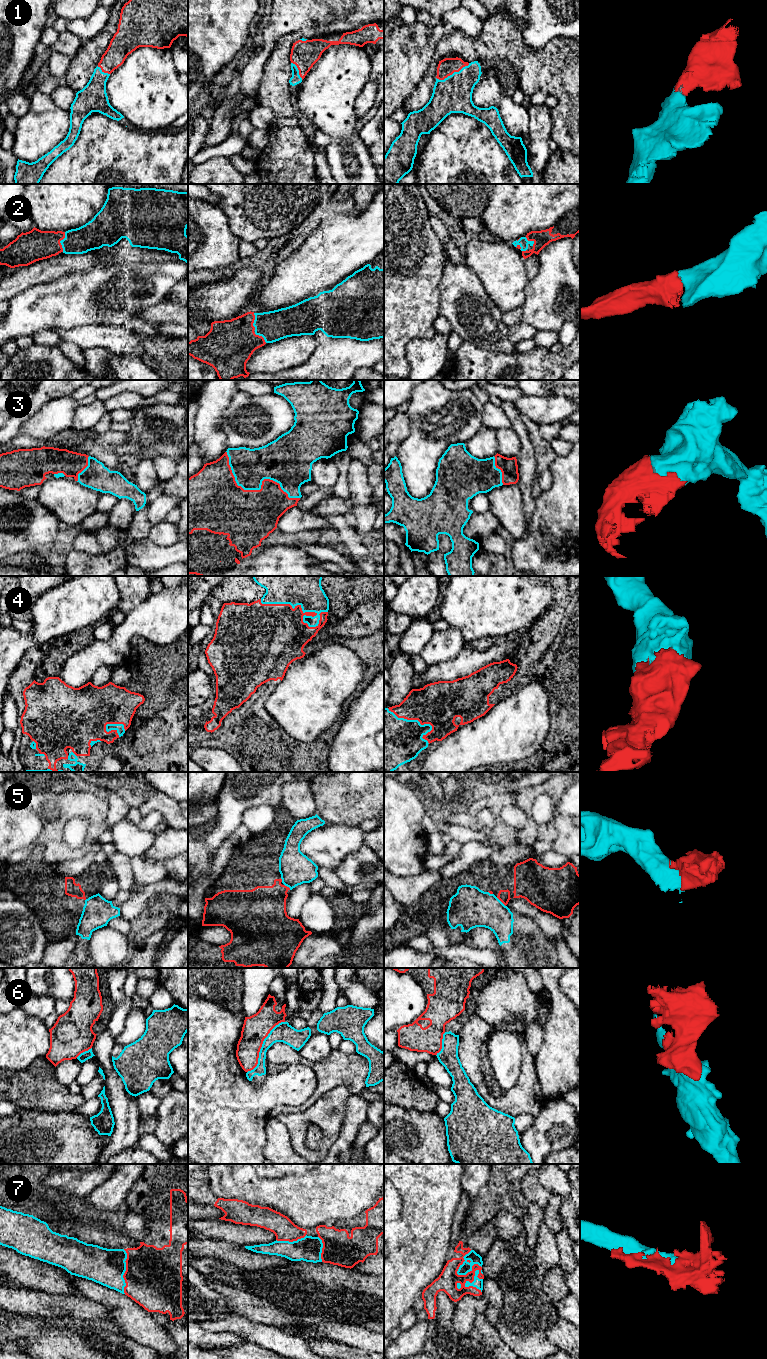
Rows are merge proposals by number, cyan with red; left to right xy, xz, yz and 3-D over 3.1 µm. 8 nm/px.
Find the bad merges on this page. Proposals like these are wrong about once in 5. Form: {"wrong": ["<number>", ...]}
{"wrong": ["5", "6"]}

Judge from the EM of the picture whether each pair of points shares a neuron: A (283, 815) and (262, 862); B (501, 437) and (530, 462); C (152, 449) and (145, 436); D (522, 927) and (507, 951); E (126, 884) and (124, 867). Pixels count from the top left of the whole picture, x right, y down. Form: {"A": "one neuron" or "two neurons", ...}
{"A": "one neuron", "B": "two neurons", "C": "two neurons", "D": "one neuron", "E": "one neuron"}

